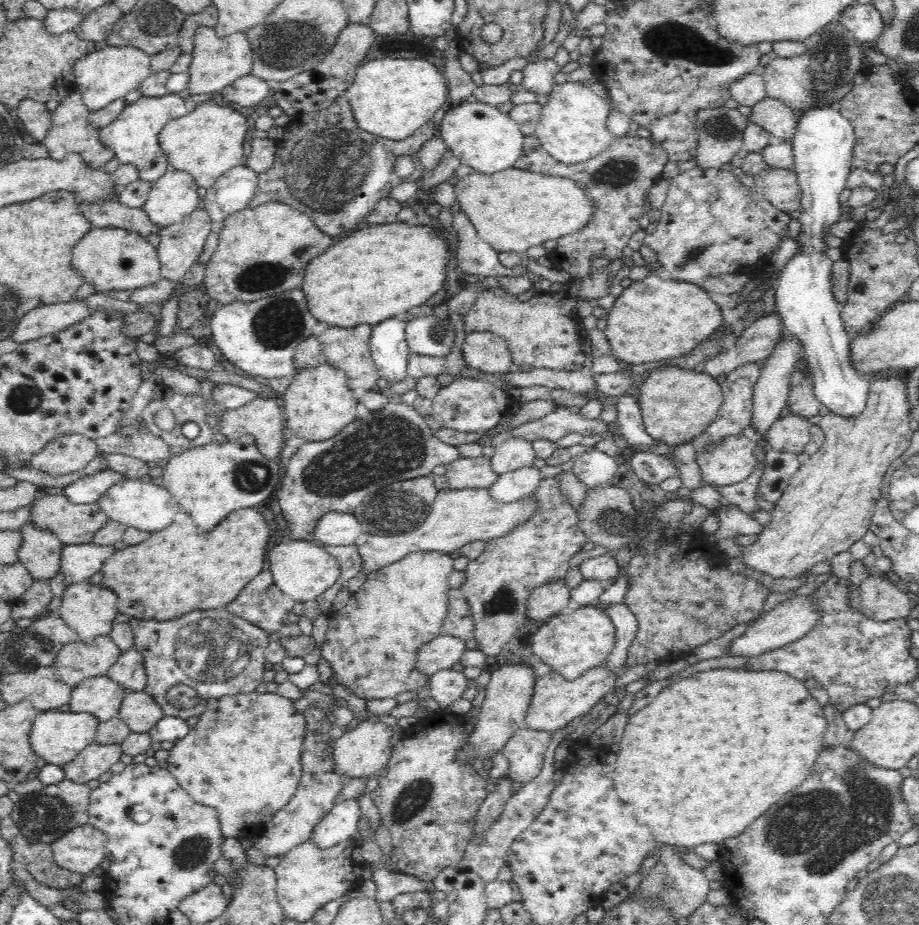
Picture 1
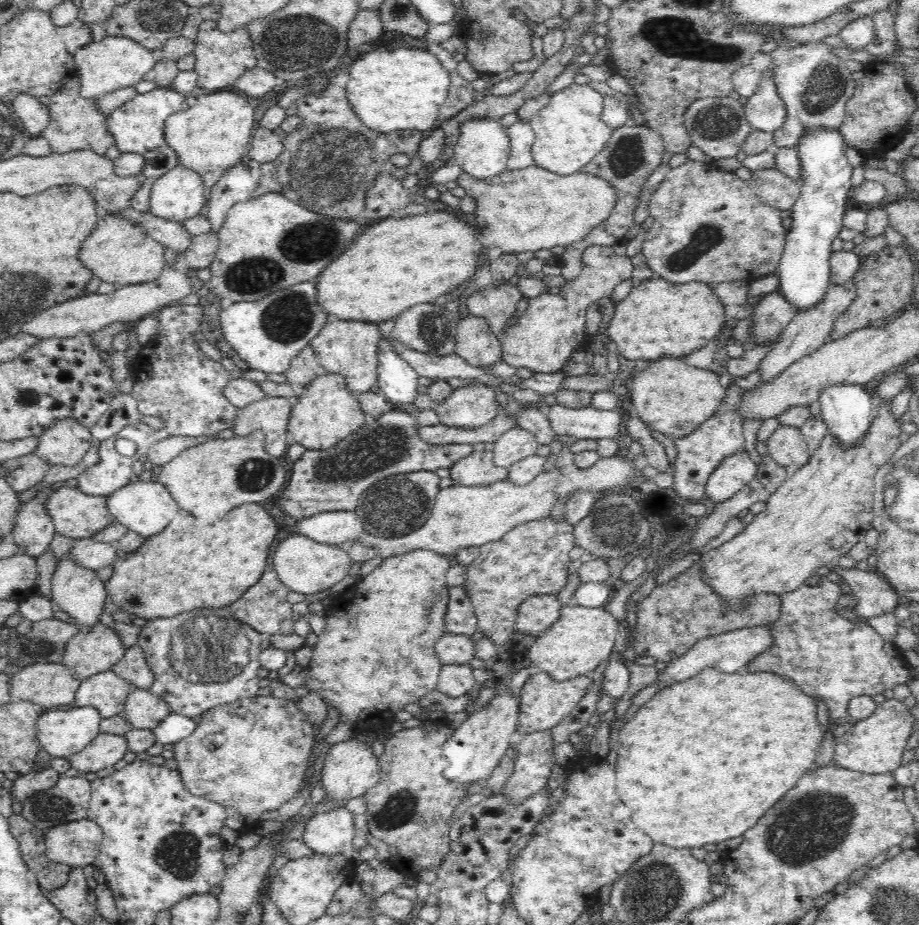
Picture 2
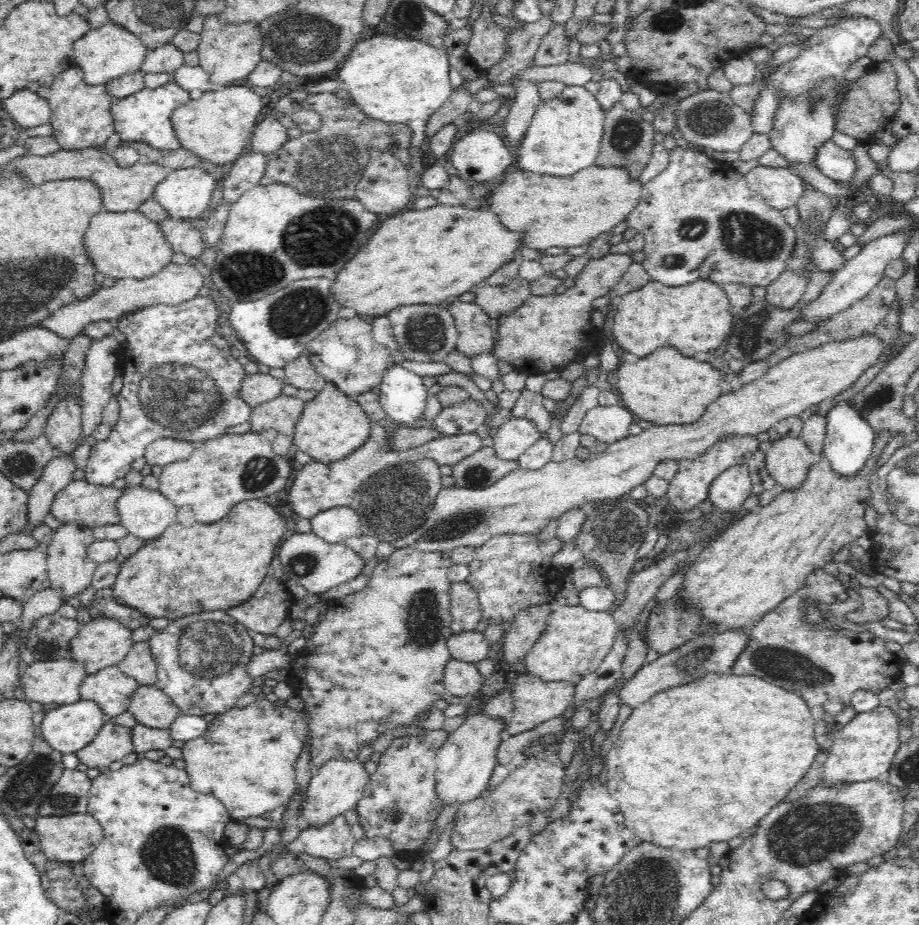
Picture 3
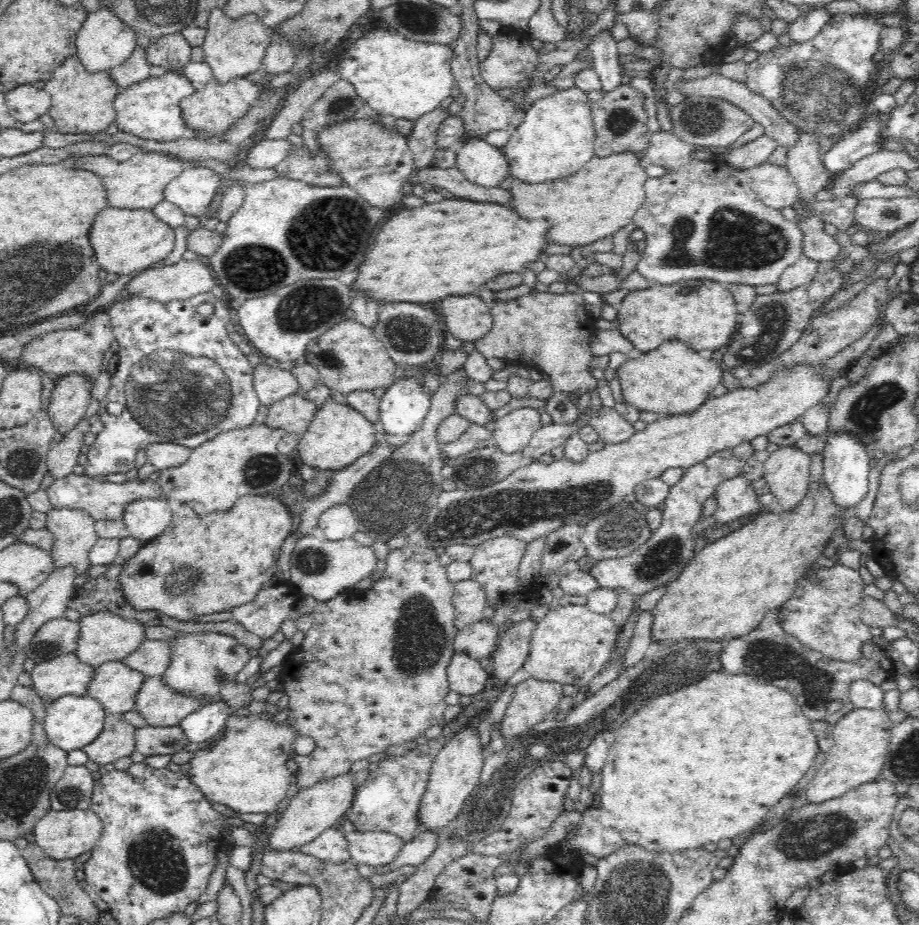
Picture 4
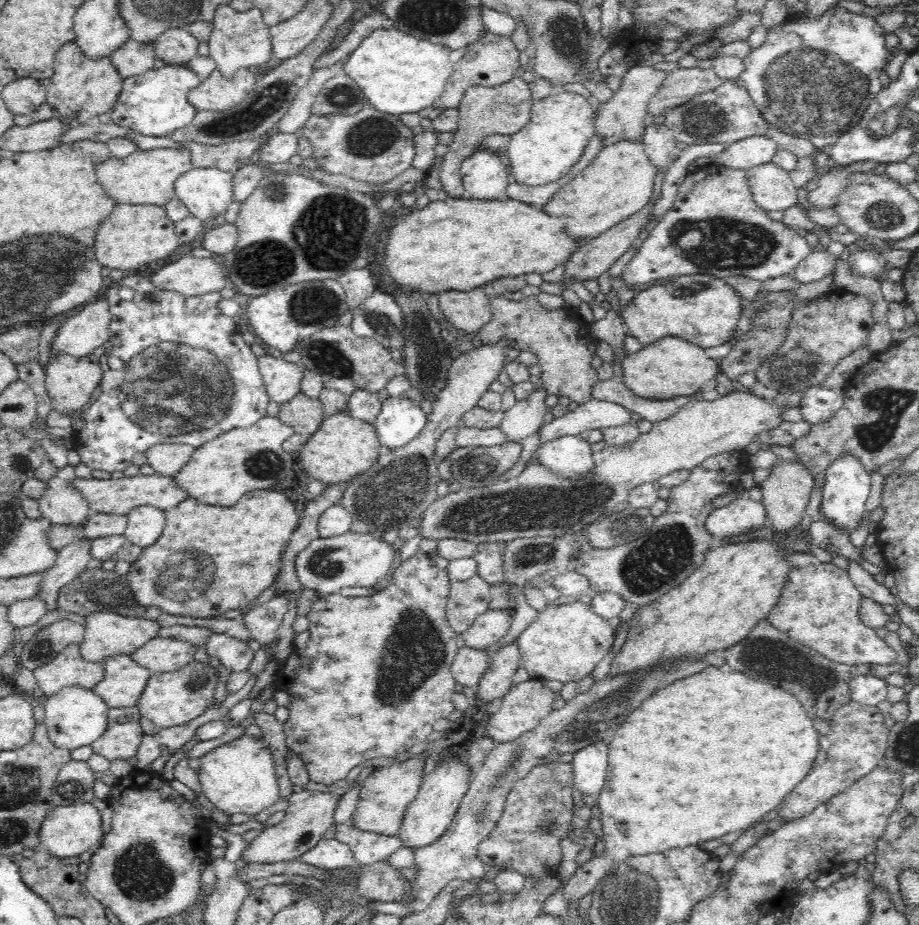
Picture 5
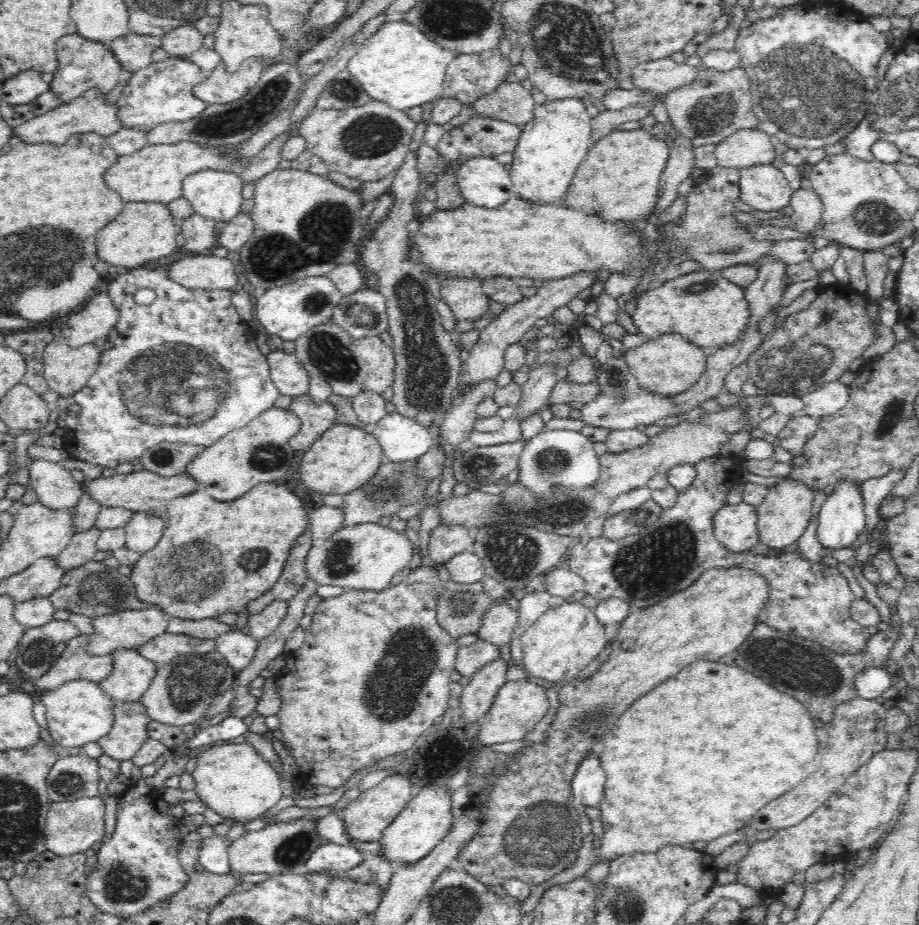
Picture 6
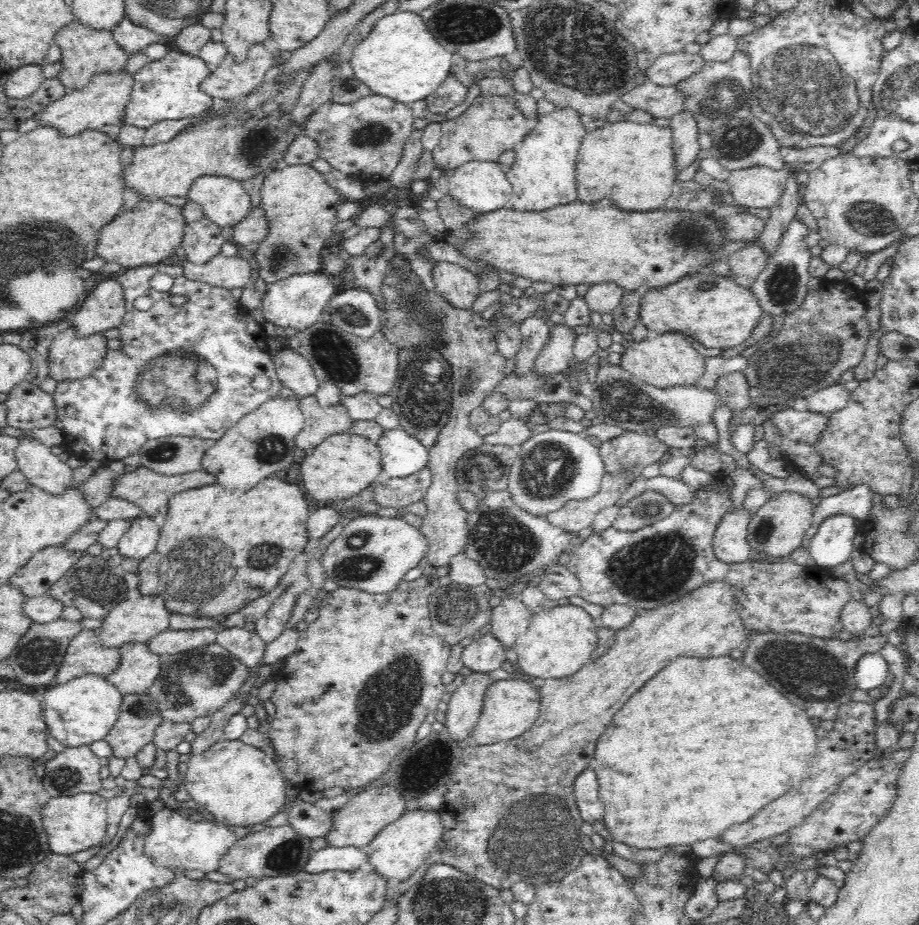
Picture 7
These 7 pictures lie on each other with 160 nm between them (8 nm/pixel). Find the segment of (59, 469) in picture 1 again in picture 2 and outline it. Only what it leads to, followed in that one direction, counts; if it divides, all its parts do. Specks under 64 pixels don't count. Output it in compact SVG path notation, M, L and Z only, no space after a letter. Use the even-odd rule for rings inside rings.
M56 419L39 438L34 452L52 465L74 466L90 448L92 434L76 419Z

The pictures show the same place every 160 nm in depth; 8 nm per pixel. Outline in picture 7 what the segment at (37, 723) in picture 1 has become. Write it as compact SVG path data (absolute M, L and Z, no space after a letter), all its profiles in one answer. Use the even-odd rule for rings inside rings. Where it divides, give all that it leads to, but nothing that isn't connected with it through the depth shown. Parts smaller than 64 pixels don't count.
M86 674L66 684L53 684L43 695L43 715L49 732L65 747L89 745L106 738L118 721L125 698L106 677L96 674Z

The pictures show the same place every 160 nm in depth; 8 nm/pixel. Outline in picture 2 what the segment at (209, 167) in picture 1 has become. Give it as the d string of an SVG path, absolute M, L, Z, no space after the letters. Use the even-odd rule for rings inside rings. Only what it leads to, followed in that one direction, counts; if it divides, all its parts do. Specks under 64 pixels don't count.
M220 90L211 94L198 95L196 104L171 114L165 122L164 136L168 145L176 151L181 166L198 172L203 178L204 187L206 186L210 192L220 177L247 156L254 131L254 106L248 102L246 95Z

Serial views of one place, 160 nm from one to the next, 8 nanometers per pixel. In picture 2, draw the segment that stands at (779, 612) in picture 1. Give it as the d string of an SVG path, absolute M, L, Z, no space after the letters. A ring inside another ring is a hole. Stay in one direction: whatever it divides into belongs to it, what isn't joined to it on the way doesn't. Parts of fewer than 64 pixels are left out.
M766 624L762 626L741 628L738 630L731 630L728 633L708 638L700 639L696 642L691 650L686 654L670 661L670 664L660 671L658 674L658 684L663 689L670 687L675 683L693 678L697 676L702 670L706 668L716 668L724 673L736 673L744 671L746 664L752 660L752 657L766 652L772 646L772 635L770 635L771 625Z

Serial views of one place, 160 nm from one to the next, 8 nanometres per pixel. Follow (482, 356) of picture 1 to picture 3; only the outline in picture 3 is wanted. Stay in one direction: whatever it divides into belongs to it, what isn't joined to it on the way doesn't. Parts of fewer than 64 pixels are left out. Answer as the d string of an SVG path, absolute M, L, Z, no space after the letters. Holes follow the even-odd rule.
M455 298L445 305L453 316L458 329L457 350L468 358L475 354L491 353L495 345L490 315L479 308L475 302L462 302Z

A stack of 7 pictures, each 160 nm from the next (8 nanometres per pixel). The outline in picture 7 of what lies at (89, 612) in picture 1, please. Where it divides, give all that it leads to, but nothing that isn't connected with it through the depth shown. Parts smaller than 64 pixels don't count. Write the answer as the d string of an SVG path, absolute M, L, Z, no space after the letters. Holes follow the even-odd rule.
M32 436L20 438L20 444L15 450L15 461L17 469L24 473L30 484L38 486L50 494L62 494L70 485L76 485L72 479L72 468L66 464L66 461L60 460L58 455L54 455L50 451L50 447L38 442Z

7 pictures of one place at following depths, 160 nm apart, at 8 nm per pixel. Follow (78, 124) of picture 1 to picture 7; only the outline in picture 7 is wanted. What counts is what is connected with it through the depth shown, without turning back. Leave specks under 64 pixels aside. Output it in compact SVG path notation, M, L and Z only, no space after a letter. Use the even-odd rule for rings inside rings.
M74 20L63 26L55 34L55 41L61 50L62 70L58 79L62 81L67 92L80 90L98 73L113 73L124 69L129 56L126 50L118 45L112 31L94 29Z

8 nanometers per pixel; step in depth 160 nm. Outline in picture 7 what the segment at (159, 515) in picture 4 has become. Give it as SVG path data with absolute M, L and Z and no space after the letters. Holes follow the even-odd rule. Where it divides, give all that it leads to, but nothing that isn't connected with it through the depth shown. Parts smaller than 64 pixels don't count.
M138 516L118 541L118 552L123 557L146 558L156 550L160 531L152 517Z

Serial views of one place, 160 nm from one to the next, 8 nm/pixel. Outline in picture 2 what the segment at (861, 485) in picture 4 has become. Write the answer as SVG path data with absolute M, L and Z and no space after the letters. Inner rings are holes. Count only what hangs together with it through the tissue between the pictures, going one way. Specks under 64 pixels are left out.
M850 384L826 386L820 392L818 401L827 430L838 439L838 443L842 445L842 449L850 450L859 446L864 441L868 430L870 430L872 418L874 418L874 400L872 398L871 387Z

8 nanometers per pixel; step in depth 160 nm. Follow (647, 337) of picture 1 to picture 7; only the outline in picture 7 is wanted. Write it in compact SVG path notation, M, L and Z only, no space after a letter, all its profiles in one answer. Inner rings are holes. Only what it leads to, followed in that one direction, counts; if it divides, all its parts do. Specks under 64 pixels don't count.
M711 271L699 272L664 287L664 289L646 292L641 301L639 320L642 321L648 331L652 330L660 334L682 332L682 334L692 336L696 342L706 348L728 350L728 348L740 346L742 342L746 342L752 336L754 328L758 326L762 315L765 314L753 291L737 284L732 276L717 275Z

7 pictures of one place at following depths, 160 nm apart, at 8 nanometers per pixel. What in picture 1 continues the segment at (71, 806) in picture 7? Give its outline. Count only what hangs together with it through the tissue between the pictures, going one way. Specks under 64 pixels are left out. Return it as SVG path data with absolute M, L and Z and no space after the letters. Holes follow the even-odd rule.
M90 823L74 827L51 842L53 859L58 866L86 874L106 858L107 836Z

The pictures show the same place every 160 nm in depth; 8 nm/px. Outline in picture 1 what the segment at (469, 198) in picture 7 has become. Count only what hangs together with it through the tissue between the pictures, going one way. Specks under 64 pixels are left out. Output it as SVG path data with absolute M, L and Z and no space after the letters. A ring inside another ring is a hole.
M464 102L449 107L444 115L438 133L453 157L460 159L463 166L469 166L476 173L493 174L513 168L522 154L525 134L508 114L498 111L496 106L486 103Z

